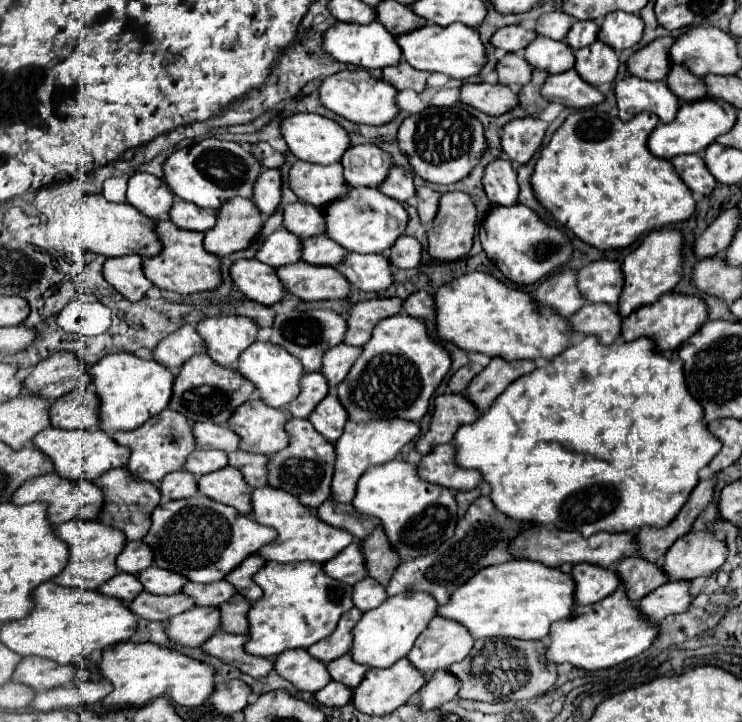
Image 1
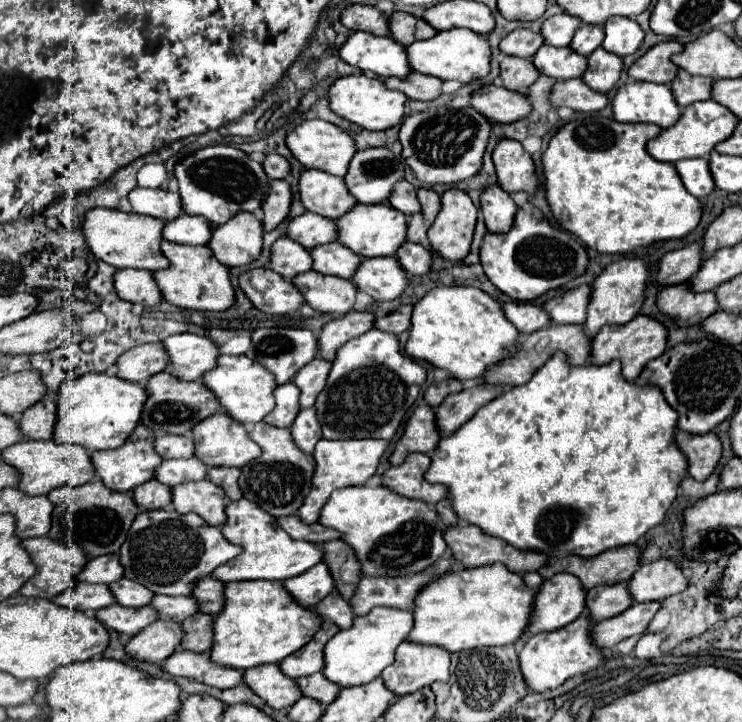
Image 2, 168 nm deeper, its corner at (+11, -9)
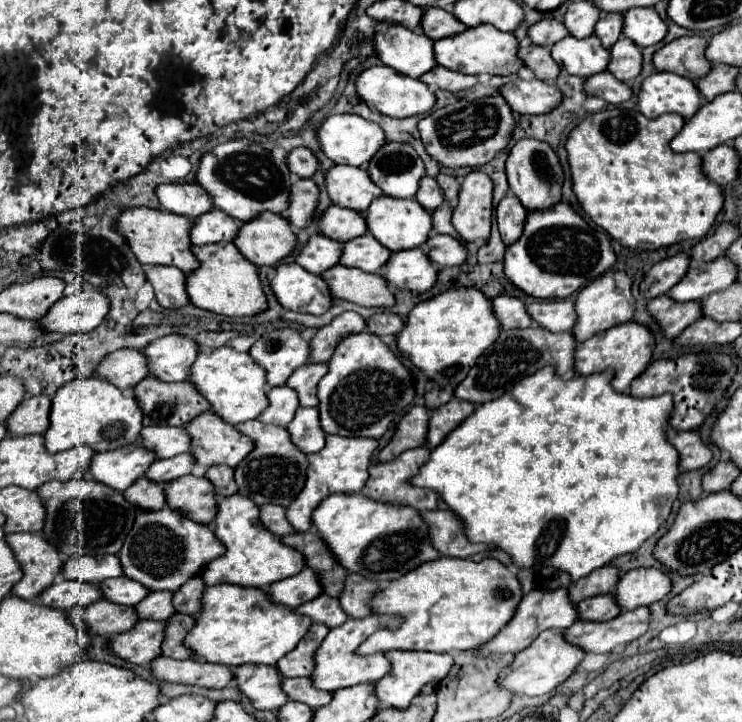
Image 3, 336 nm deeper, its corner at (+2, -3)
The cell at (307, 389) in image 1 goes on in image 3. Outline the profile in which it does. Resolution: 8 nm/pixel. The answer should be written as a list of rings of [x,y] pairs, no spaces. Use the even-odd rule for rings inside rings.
[[[276,386],[266,390],[266,398],[268,408],[258,416],[258,420],[274,426],[286,426],[294,418],[294,412],[298,408],[298,396],[294,394],[294,390],[290,390],[288,386]]]

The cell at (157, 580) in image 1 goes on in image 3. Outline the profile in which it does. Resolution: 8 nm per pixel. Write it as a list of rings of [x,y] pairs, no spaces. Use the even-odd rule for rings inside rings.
[[[126,576],[108,578],[102,584],[98,584],[98,588],[104,600],[110,600],[122,606],[136,606],[140,600],[144,600],[150,594],[150,590],[146,590],[140,582],[134,582]]]

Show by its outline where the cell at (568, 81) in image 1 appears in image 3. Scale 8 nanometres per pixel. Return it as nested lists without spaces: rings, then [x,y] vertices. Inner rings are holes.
[[[608,70],[594,74],[590,78],[586,78],[584,82],[584,90],[588,92],[588,96],[598,96],[604,98],[610,104],[620,104],[624,100],[632,98],[632,88],[626,82],[616,80]]]

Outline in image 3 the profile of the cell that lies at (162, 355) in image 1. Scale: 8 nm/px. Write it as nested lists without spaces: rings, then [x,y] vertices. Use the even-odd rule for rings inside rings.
[[[116,350],[106,354],[102,362],[96,366],[96,376],[106,378],[110,384],[118,386],[120,390],[136,386],[142,378],[148,376],[146,358],[140,350]]]

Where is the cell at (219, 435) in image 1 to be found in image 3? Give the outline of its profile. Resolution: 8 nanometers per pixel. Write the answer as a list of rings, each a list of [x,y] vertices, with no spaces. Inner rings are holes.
[[[150,426],[142,428],[140,434],[142,446],[154,452],[156,458],[172,458],[182,452],[190,452],[190,436],[184,428],[170,426]]]

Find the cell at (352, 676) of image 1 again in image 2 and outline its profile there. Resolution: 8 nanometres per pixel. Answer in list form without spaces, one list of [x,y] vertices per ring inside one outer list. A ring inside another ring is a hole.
[[[321,672],[317,674],[311,674],[311,676],[303,676],[297,680],[303,696],[309,696],[309,698],[317,698],[323,706],[331,704],[337,696],[337,692],[341,688],[337,688],[337,684],[329,684],[329,680],[325,680],[325,676],[321,676]]]

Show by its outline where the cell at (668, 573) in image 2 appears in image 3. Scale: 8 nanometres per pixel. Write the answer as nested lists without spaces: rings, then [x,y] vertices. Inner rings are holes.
[[[656,568],[628,570],[616,584],[614,598],[620,610],[634,610],[638,606],[650,606],[662,600],[670,592],[672,584],[666,572]]]

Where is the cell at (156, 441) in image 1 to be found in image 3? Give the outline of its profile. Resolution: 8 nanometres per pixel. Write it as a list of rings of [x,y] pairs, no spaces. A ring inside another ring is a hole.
[[[130,444],[122,450],[94,454],[88,472],[92,480],[98,480],[104,486],[124,492],[136,478],[144,476],[144,472],[154,460],[156,456],[142,444]]]

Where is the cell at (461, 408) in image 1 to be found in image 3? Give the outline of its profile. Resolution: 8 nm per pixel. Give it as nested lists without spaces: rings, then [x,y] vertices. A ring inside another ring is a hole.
[[[412,406],[400,418],[392,440],[380,450],[378,460],[390,462],[398,454],[402,454],[404,450],[424,446],[426,444],[426,432],[428,432],[428,418],[430,418],[430,412],[424,406]]]

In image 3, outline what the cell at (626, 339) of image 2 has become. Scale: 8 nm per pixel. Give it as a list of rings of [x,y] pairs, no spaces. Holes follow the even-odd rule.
[[[636,322],[618,324],[610,330],[604,330],[602,334],[596,334],[590,340],[578,344],[578,350],[574,352],[574,356],[576,356],[574,370],[580,376],[590,376],[590,374],[600,374],[600,372],[612,368],[614,370],[612,388],[618,392],[626,392],[630,382],[646,370],[646,366],[652,358],[652,348],[654,348],[654,340],[642,324],[636,324]]]

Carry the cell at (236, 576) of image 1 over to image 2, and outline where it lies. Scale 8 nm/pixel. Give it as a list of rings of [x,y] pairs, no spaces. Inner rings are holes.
[[[207,576],[203,578],[195,590],[193,590],[193,598],[199,602],[199,610],[207,612],[207,614],[221,614],[221,608],[225,606],[225,584],[221,584],[221,580]]]

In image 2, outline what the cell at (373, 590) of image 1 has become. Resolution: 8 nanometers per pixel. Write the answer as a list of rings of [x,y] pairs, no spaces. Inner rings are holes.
[[[337,590],[331,592],[327,598],[323,598],[315,608],[325,620],[335,622],[339,628],[349,628],[355,620],[353,608],[349,608],[349,600],[345,602],[343,596],[337,596]]]

